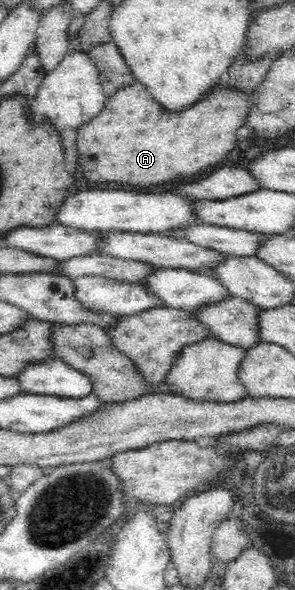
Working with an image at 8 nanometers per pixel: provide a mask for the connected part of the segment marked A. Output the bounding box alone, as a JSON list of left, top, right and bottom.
[77,81,250,188]

